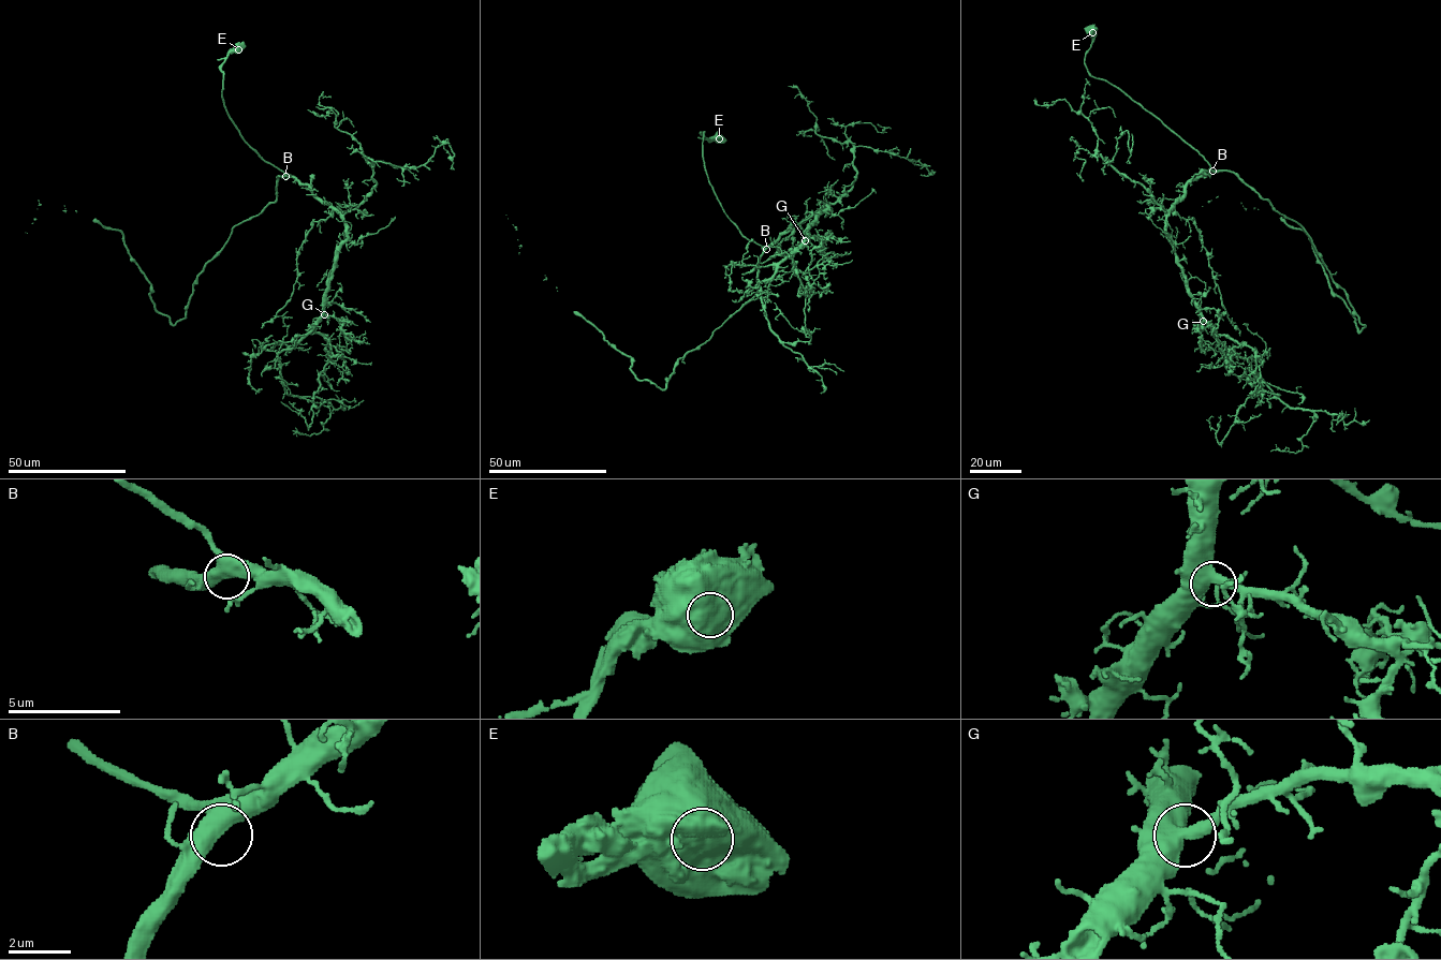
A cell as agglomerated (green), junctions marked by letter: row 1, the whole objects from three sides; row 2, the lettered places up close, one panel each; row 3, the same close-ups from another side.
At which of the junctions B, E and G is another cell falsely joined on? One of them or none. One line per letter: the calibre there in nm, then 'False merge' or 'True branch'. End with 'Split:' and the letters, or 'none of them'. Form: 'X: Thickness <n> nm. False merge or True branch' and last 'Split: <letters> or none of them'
B: Thickness 550 nm. True branch
E: Thickness 950 nm. False merge
G: Thickness 600 nm. True branch
Split: E

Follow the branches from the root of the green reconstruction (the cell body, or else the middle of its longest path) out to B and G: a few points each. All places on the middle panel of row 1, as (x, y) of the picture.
B: (719, 137), (707, 138), (702, 132), (708, 182), (725, 213), (740, 233), (766, 249)
G: (719, 137), (702, 132), (703, 160), (729, 218), (746, 238), (766, 247), (826, 206), (806, 230), (805, 240)

